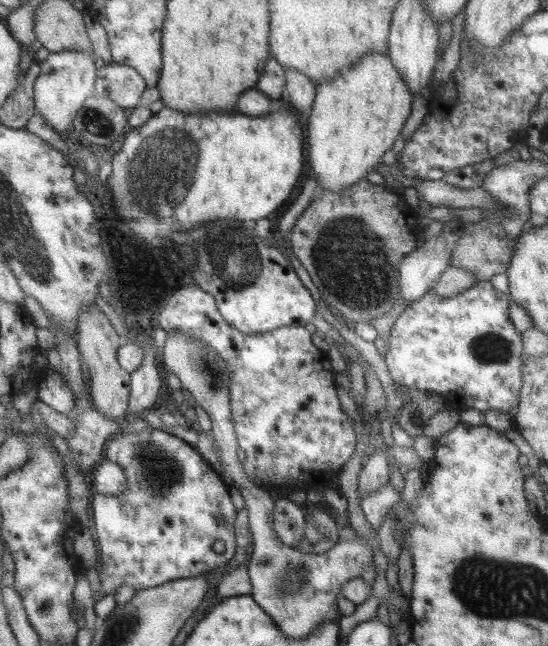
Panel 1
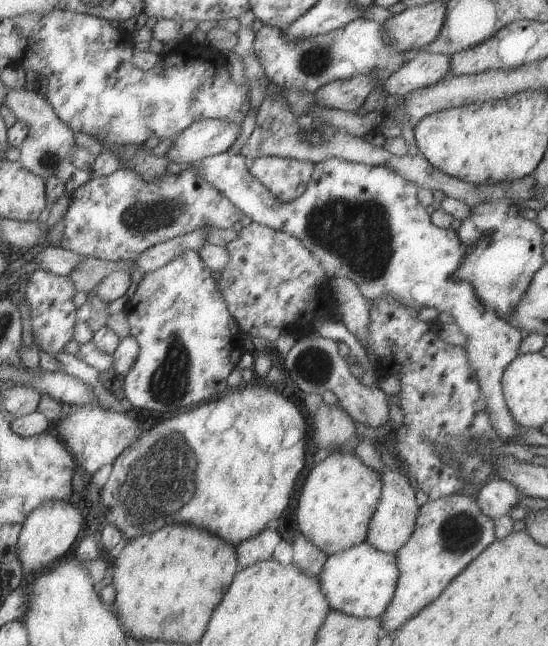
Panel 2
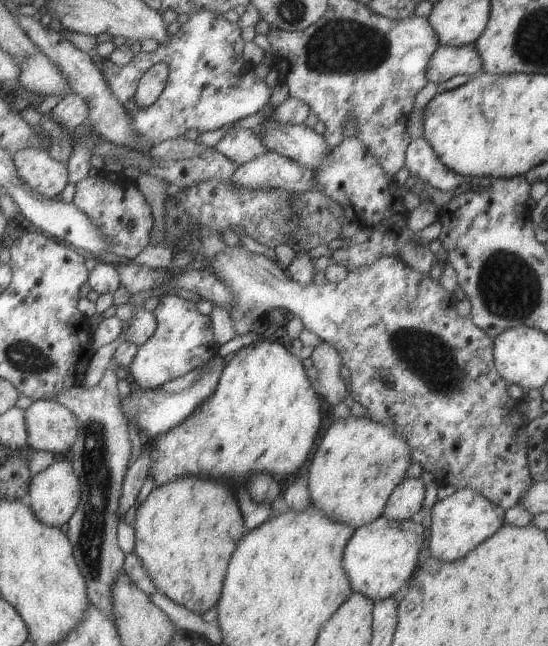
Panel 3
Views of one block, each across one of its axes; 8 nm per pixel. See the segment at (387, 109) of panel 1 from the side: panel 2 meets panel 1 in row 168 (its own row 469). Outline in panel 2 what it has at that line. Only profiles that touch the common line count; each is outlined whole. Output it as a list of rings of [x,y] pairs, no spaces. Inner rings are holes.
[[[333,452],[316,464],[298,498],[298,530],[327,556],[341,553],[367,540],[369,524],[376,512],[383,487],[382,475],[354,454]]]

